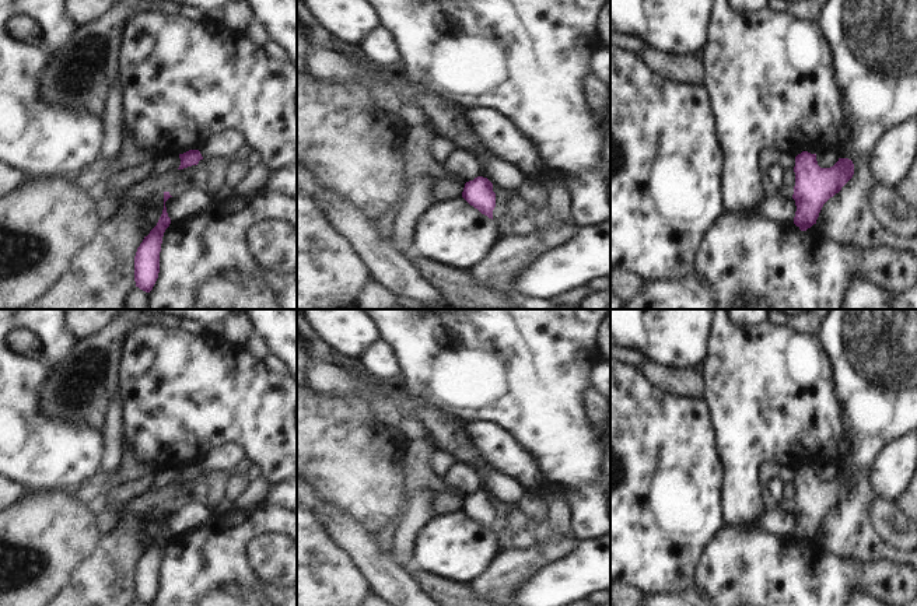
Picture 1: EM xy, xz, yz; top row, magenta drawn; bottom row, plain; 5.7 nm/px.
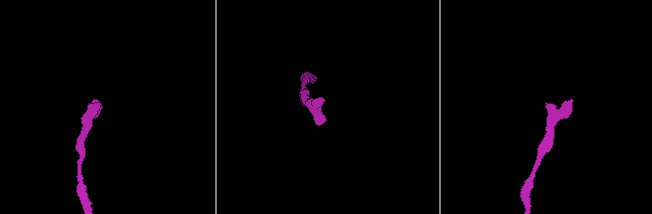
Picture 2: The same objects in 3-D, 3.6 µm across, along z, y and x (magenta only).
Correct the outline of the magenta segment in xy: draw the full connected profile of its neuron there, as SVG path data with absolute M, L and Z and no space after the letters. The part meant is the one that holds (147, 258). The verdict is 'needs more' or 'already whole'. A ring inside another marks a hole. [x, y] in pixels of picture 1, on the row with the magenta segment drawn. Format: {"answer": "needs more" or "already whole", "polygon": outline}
{"answer": "already whole", "polygon": "M164 192L164 210L157 225L144 237L134 256L134 281L136 287L150 293L160 273L160 252L165 230L171 224L165 202L172 197L169 192Z"}

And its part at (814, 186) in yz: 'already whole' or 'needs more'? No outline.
already whole

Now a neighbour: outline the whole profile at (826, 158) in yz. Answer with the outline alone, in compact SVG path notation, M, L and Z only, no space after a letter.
M822 151L816 154L816 161L820 168L830 168L839 161L837 151Z

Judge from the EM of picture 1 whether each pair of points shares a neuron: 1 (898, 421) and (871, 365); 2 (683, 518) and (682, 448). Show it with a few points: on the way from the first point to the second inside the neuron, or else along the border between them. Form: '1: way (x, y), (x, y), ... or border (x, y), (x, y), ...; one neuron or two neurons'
1: way (889, 407), (889, 384), (885, 379); one neuron
2: way (682, 501), (682, 465); one neuron

